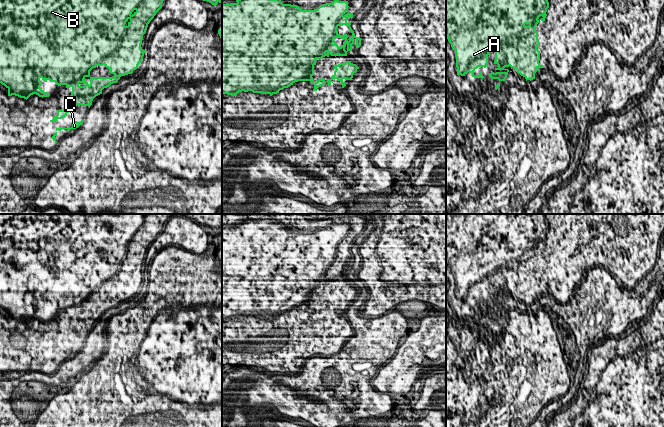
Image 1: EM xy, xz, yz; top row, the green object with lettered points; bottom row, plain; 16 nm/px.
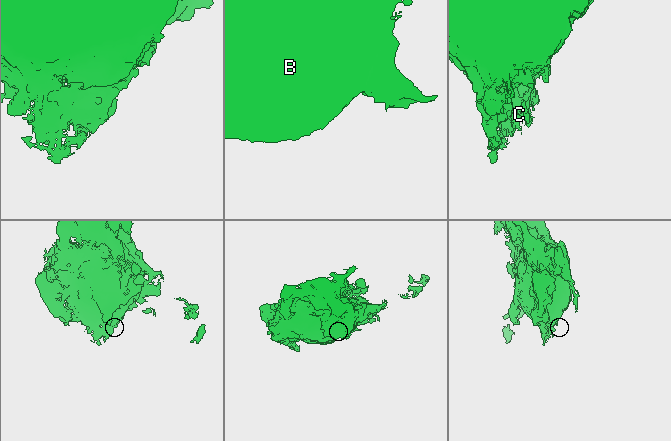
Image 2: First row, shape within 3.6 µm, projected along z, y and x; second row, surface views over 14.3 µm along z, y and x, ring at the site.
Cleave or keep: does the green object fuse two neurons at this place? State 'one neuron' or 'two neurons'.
two neurons

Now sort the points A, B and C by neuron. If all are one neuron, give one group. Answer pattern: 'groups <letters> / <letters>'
groups A B / C

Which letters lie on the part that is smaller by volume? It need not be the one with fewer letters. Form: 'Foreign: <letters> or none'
Foreign: C

